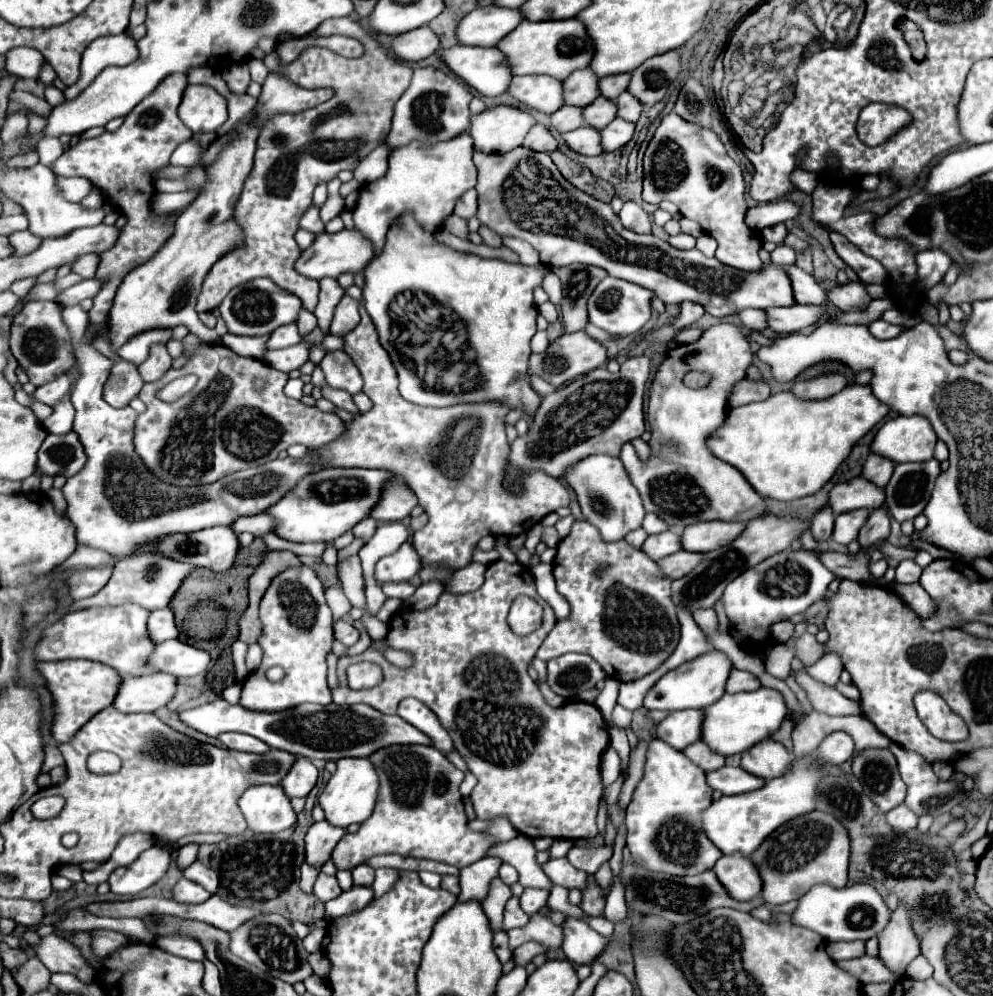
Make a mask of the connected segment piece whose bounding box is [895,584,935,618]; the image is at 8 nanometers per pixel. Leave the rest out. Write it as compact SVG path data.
M895 584L895 590L899 592L901 600L905 600L921 618L929 618L935 612L935 602L919 584L911 584L911 586Z

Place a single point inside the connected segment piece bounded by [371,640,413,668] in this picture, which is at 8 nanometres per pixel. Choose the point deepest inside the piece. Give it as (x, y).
(402, 659)

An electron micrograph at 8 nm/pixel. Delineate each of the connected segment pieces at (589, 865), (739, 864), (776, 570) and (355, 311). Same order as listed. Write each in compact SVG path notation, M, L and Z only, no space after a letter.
M573 846L567 854L567 860L579 870L583 870L587 874L595 874L599 870L599 866L611 858L611 854L613 854L613 850L607 846L599 846L599 848Z
M741 852L721 856L713 870L717 872L721 884L729 888L729 896L735 896L735 900L753 900L755 896L761 894L763 888L761 874L753 860L743 856Z
M785 550L759 562L757 566L745 570L733 582L729 582L721 598L731 622L731 636L735 636L749 652L761 650L763 646L753 644L767 644L769 628L775 622L789 620L795 614L803 614L813 602L825 596L827 586L833 578L835 576L819 562L817 552L809 550Z
M343 294L341 302L335 308L335 318L331 322L331 334L333 336L343 336L345 332L353 330L359 320L359 302L353 300L351 296Z

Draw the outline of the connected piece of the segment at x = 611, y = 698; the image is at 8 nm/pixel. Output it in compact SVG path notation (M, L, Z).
M607 678L605 688L601 690L601 694L599 694L597 702L595 702L595 704L597 704L597 708L601 710L603 718L607 720L609 728L613 728L613 722L611 722L611 712L613 712L615 704L617 704L617 694L619 694L619 682L617 682L617 680Z

